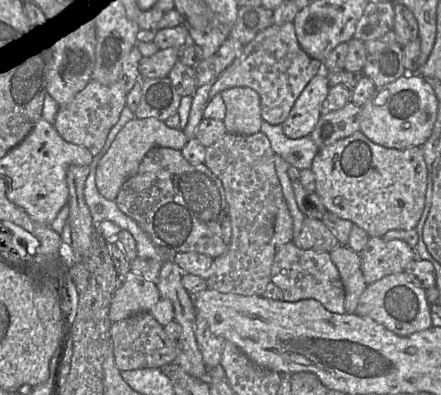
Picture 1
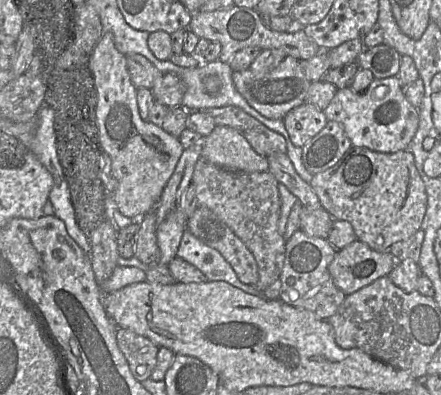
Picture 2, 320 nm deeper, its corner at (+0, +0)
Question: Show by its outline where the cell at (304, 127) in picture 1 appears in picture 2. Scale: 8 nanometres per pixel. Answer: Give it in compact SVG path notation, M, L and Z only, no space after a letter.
M303 103L290 110L283 122L293 145L302 148L325 127L328 120L316 106Z

